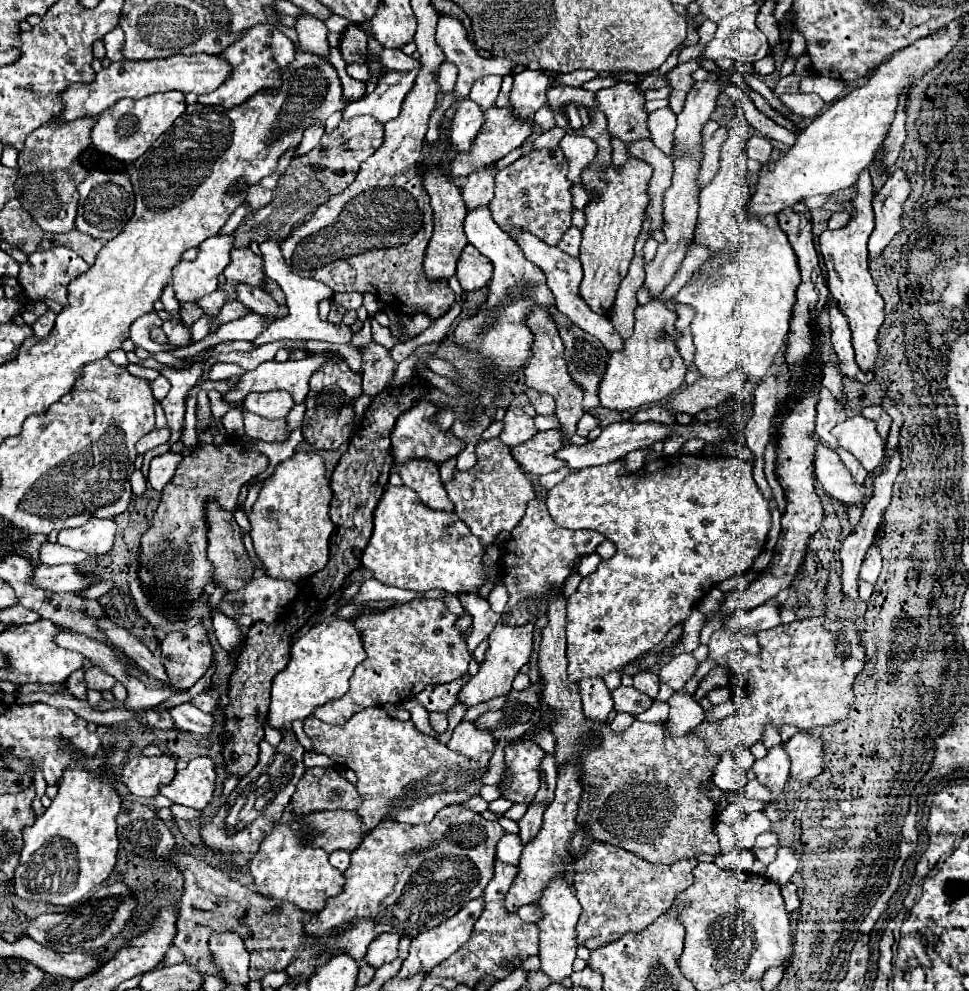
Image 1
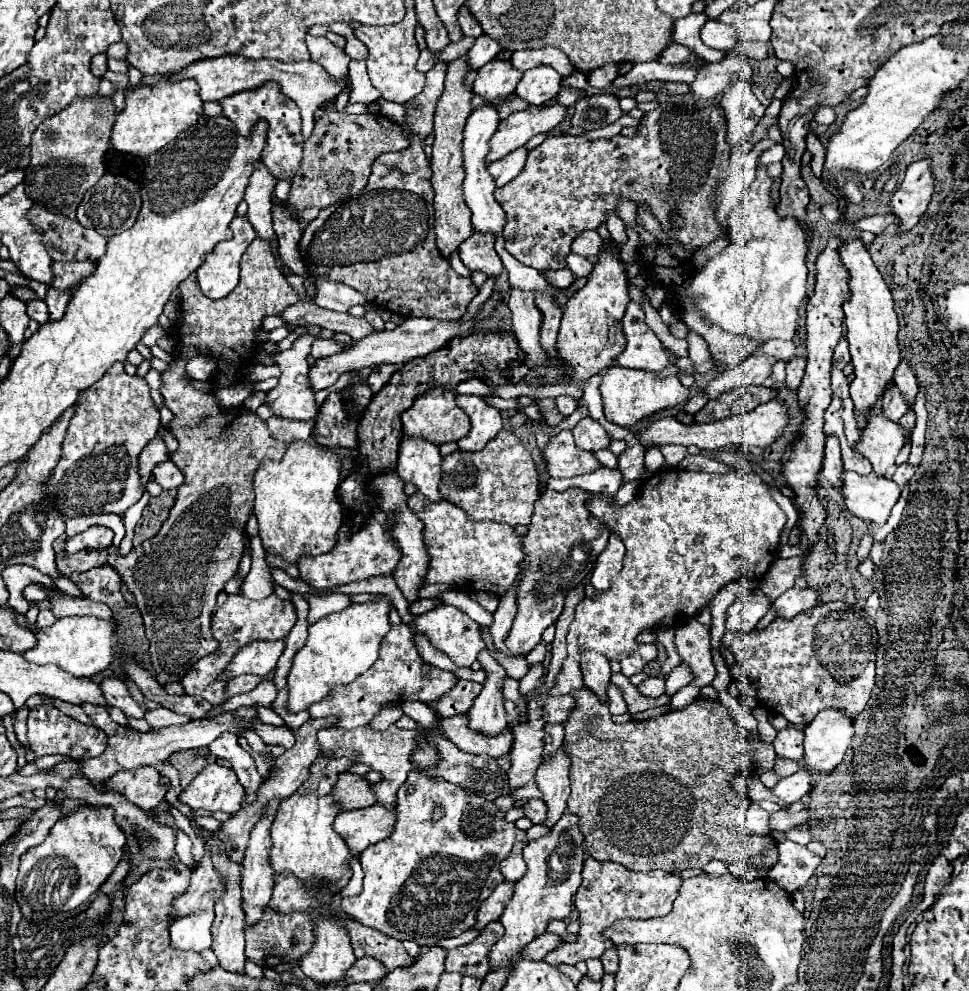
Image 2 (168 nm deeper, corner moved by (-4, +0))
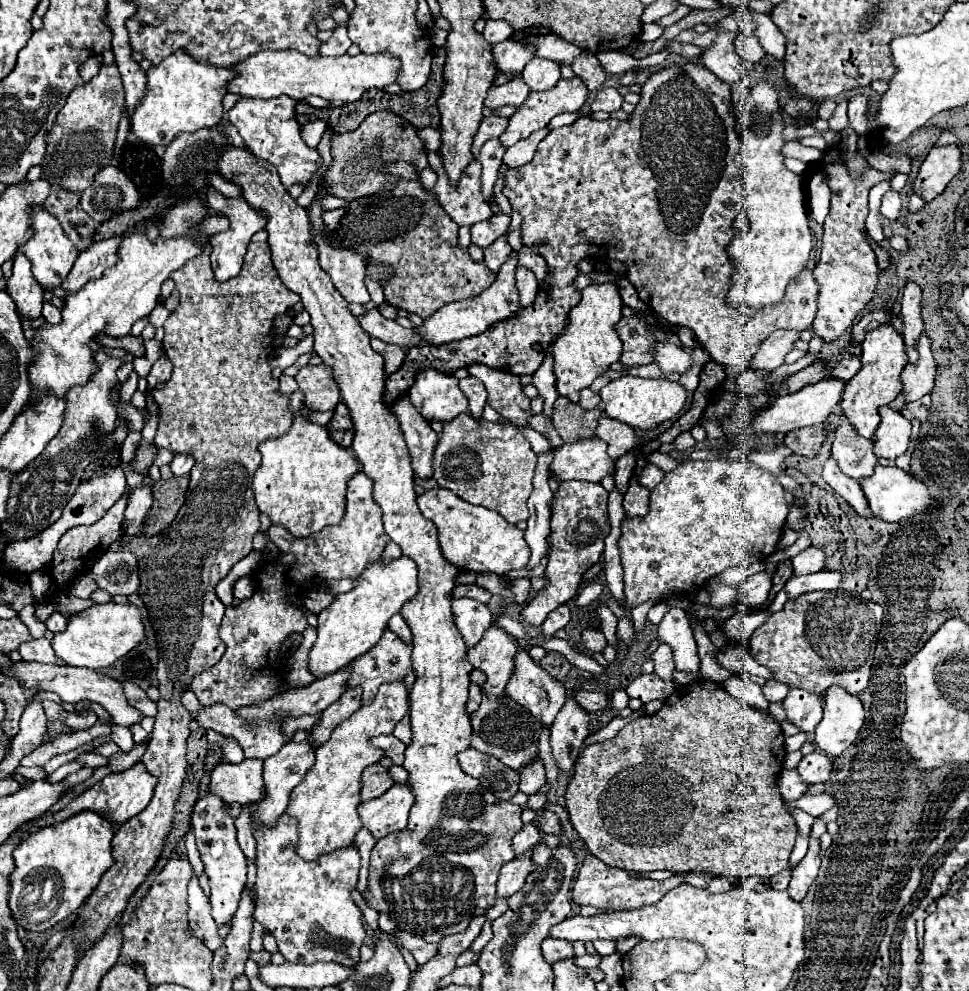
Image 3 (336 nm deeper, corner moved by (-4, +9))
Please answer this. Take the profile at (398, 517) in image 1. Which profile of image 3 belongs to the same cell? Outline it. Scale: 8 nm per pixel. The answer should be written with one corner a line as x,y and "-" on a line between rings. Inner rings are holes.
432,489
418,497
418,507
426,519
438,527
440,547
444,557
464,571
476,573
508,573
512,569
524,569
530,559
530,547
524,541
522,531
504,521
500,513
484,507
470,505
448,489

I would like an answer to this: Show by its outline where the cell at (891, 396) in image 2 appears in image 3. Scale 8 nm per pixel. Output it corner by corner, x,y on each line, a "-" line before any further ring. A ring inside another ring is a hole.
922,333
916,341
916,351
918,351
918,361
908,363
906,369
902,371
902,395
906,401
916,401
924,397
926,393
932,393
934,389
934,379
936,379
936,361
930,349
930,337

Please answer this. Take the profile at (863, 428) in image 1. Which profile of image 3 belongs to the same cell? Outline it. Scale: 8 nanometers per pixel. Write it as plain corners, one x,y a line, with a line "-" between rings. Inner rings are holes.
888,405
880,407
880,417
882,417
882,423
876,429
874,453
878,457
886,457
886,459
894,461
896,457
900,457
908,451
912,425
900,411
896,411

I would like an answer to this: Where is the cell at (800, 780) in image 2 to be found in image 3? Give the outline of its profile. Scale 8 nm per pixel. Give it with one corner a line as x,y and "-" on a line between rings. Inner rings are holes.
820,751
804,755
798,765
800,777
812,785
818,781
828,781
830,771
832,771
832,757
826,753
820,753

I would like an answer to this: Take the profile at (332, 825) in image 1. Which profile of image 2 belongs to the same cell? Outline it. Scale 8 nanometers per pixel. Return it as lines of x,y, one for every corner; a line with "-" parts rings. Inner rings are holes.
380,804
368,808
340,812
334,820
334,830
344,838
352,856
358,856
370,844
376,844
390,836
394,828
394,810

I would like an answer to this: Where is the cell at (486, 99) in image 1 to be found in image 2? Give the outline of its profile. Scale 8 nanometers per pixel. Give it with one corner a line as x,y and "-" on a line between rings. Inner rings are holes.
492,60
478,70
478,78
474,80
474,94
478,94
484,102
494,102
498,98
506,98
516,90
522,72
514,70
508,60

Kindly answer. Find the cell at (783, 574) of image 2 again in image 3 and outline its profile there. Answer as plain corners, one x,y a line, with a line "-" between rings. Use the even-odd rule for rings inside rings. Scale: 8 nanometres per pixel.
810,545
808,549
804,549
802,553
798,553
792,559
792,567
796,575
806,575
806,573
818,573
822,569
826,569
826,555
820,547

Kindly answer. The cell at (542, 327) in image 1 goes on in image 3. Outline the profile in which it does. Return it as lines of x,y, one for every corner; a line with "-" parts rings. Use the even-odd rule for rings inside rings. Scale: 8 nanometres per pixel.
522,265
516,269
516,287
520,291
520,305
522,307
528,307
534,303
536,299
536,293
540,289
538,281
536,281
536,275
530,271
530,269
524,269

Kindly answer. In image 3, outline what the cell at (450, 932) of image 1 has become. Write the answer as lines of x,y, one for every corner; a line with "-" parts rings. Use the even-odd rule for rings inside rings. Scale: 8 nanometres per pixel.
532,849
516,855
510,863
506,863
498,877
498,897
512,897
524,885
528,873
532,873
534,867
536,865
532,863

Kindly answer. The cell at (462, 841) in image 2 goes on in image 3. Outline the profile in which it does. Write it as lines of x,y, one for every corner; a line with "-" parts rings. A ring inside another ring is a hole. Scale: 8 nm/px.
228,145
222,151
222,157
218,159
218,173
242,187
242,197
254,207
262,209
268,213
268,243
272,249
272,261
274,267
282,279
282,283
298,293
302,297
304,309
312,317
314,325
314,351
322,357
324,365
334,369
336,383
340,385
342,391
342,401
350,409
350,417
354,421
354,443
352,449
356,451
358,461
364,467
364,473
374,481
374,499
382,507
384,513
384,531
388,537
400,545
402,553
410,557
418,565
418,583
420,591
418,595
408,601
400,615
408,623
412,635
414,635
414,649
412,649
412,663
414,671
418,673
418,679
410,691
410,721
412,721
412,745
406,749
406,761
404,767
410,773
410,787
416,795
416,803
410,809
408,817
408,827
404,831
396,831
386,835
384,839
378,839
378,843
372,849
370,857
370,879
368,879
368,893
366,893
366,903
368,907
376,911
386,911
390,919
398,925
398,929
408,931
412,935
426,935
426,933
442,933
442,935
454,935
466,931
470,925
472,917
482,915
486,909
490,909
496,903
496,881
498,873
504,863
512,861
516,857
512,849
512,837
516,831
522,829
520,813
522,807
510,803
510,801
500,801
494,797
488,789
480,785
474,777
466,775
460,765
456,755
464,749
470,747
470,715
466,711
466,701
468,701
468,687
470,687
470,673
472,665
466,659
468,647
464,645
464,639
460,637
460,631
454,625
452,617
452,589
456,587
456,577
460,575
460,569
454,569
452,563
448,563
442,555
442,549
438,545
438,535
436,535
436,525
428,521
422,511
418,509
416,503
416,491
414,491
414,471
410,467
410,457
408,449
404,443
404,437
400,433
400,423
396,423
396,413
384,405
384,361
382,355
376,353
370,347
370,337
368,333
360,327
358,317
350,313
348,303
344,297
338,293
338,289
332,285
328,273
320,267
318,263
318,249
312,241
312,231
310,231
310,221
306,209
302,209
288,193
288,189
282,185
276,169
262,159
256,159
252,153

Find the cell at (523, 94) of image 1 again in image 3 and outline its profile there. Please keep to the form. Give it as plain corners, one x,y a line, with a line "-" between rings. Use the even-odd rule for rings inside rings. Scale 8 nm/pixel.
532,59
524,71
522,71
522,79
528,83
528,87
532,91
546,91
552,89
558,81
560,81
560,65
548,59

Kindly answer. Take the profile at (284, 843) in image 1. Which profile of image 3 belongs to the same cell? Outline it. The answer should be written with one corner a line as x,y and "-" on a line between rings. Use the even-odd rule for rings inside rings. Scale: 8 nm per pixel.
404,681
384,683
376,697
360,707
350,719
334,729
328,743
316,749
316,763
304,775
304,781
292,791
286,813
298,819
298,855
306,861
312,861
320,855
326,855
334,849
346,847
354,841
354,835
364,827
358,817
360,785
362,771
368,765
378,763
384,757
384,751
370,743
376,735
390,735
400,719
410,709
408,689

